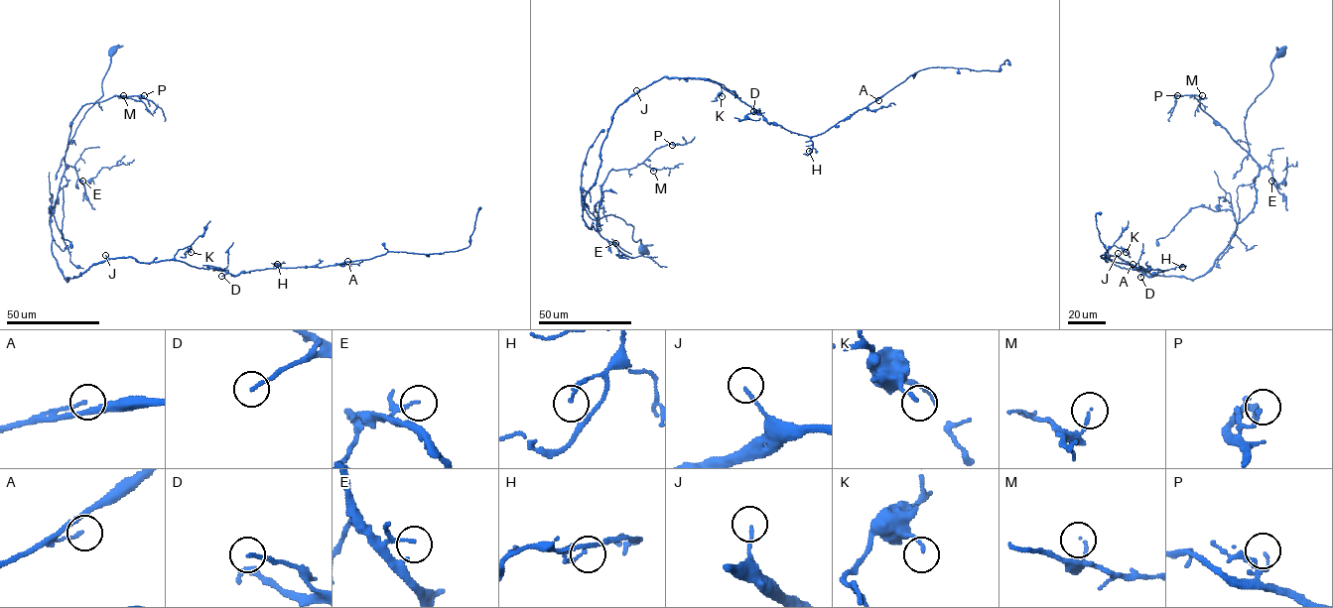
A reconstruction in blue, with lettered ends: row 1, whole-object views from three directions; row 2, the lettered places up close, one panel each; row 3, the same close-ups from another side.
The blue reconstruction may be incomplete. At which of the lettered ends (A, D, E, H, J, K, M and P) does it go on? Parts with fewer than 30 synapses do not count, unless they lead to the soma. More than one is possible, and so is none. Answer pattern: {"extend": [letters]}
{"extend": ["J"]}

